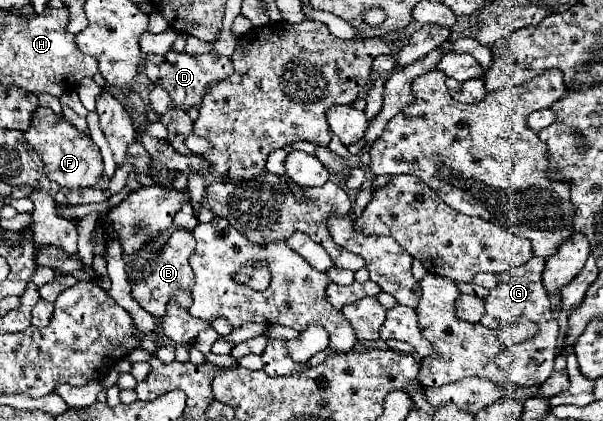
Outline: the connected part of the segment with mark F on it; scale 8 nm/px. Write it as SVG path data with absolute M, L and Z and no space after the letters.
M38 107L34 111L34 121L30 123L30 129L24 131L24 139L40 155L48 179L58 183L58 187L68 189L94 187L98 179L104 175L102 155L94 141L90 137L82 137L82 133L78 133L78 129L70 125L70 121L66 121L62 115L50 113L50 109L46 107Z

